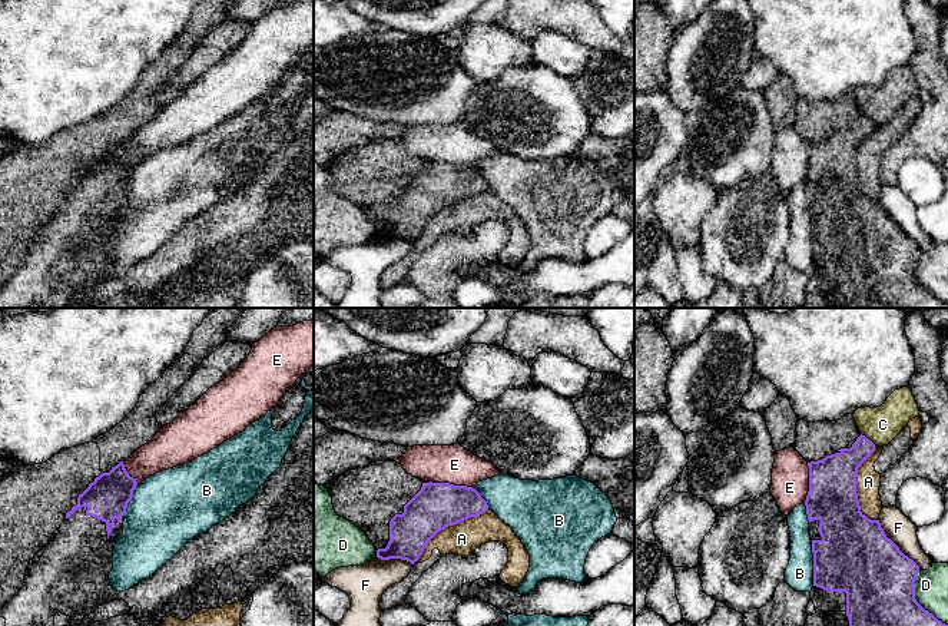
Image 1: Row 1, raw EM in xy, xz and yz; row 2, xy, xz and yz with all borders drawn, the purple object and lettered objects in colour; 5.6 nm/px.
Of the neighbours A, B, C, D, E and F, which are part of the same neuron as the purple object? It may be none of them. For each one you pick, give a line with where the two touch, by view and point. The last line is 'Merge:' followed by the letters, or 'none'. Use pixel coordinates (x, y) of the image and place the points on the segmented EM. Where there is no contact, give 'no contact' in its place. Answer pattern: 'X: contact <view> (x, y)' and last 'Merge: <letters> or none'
Merge: none

